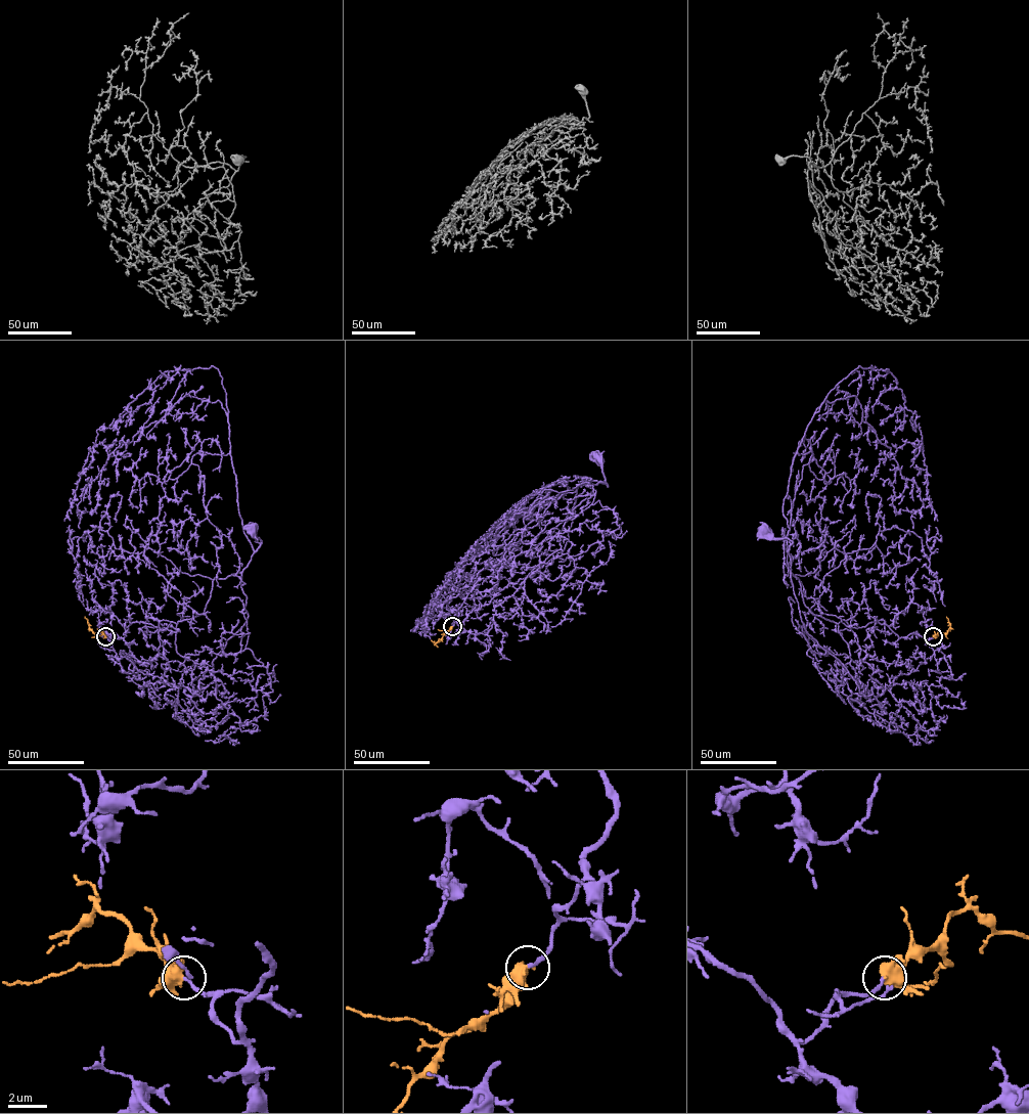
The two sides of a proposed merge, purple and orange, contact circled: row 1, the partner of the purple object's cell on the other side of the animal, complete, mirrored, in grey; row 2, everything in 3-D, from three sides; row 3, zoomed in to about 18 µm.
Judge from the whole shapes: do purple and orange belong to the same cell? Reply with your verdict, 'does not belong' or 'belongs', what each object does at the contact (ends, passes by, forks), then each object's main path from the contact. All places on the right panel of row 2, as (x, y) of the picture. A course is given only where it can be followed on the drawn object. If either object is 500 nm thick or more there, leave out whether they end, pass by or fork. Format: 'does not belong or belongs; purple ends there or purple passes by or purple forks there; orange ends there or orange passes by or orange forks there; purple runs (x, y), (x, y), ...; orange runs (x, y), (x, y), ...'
belongs; purple runs (933, 636), (899, 637), (885, 624), (850, 628), (813, 614), (791, 572), (792, 541), (764, 529); orange runs (933, 636), (939, 631), (947, 632), (950, 623), (946, 617)

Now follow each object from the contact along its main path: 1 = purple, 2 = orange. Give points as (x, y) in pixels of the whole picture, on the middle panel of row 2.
1: (452, 626), (477, 574), (501, 559), (553, 497), (578, 486), (602, 482), (607, 486), (595, 457)
2: (452, 626), (435, 644), (431, 640)

